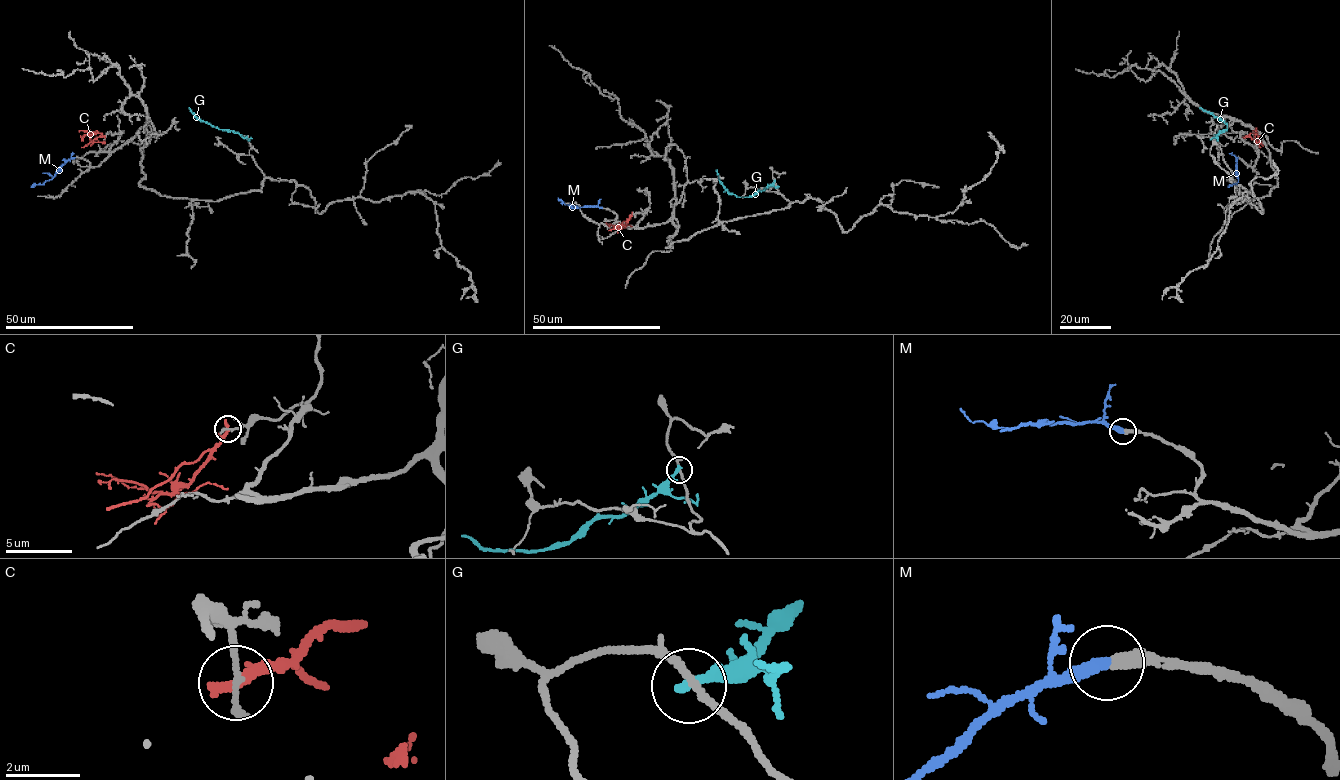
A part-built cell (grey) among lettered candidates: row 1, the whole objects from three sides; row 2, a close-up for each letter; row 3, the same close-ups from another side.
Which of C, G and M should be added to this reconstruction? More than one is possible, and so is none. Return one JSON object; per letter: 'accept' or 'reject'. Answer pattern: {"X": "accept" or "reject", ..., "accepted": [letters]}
{"C": "reject", "G": "reject", "M": "accept", "accepted": ["M"]}

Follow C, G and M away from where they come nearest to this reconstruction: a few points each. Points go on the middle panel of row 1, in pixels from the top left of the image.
C: (632, 214), (616, 229), (632, 226)
G: (774, 181), (753, 195), (736, 196), (720, 183), (715, 169)
M: (602, 208), (571, 208), (558, 197)

